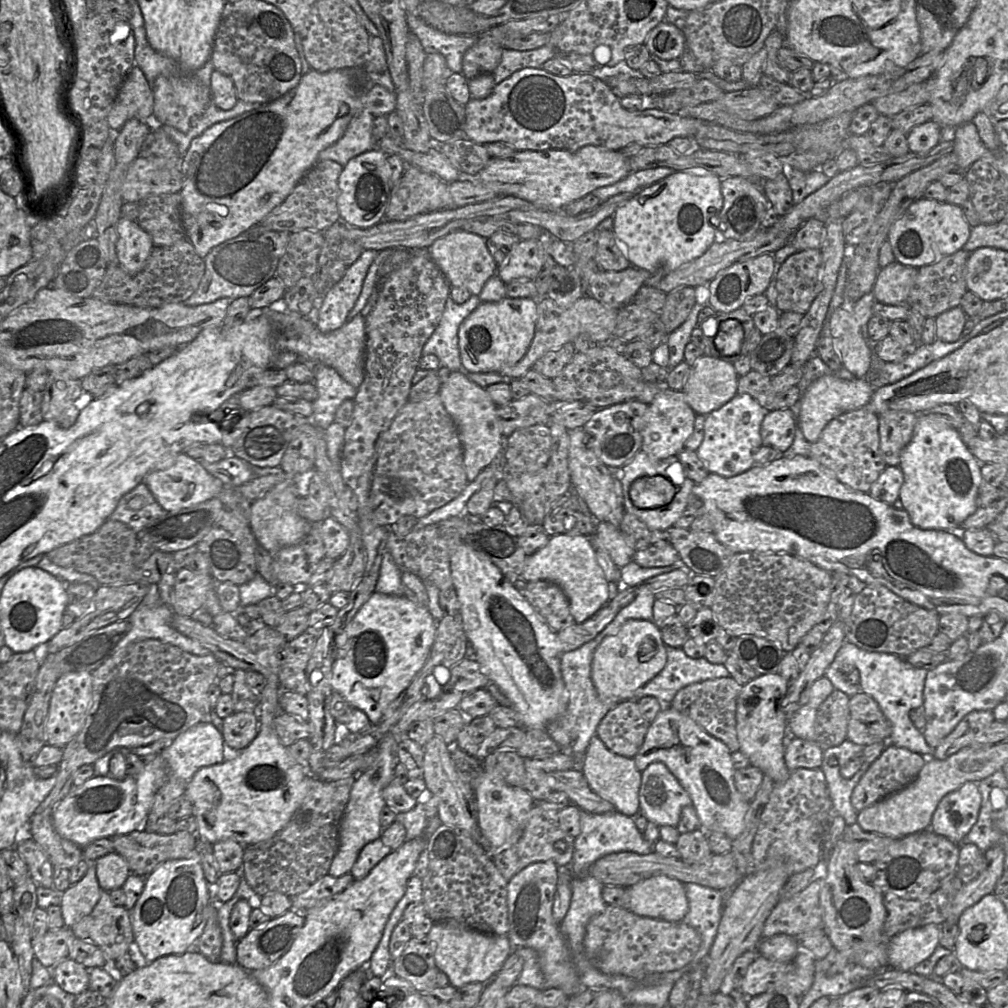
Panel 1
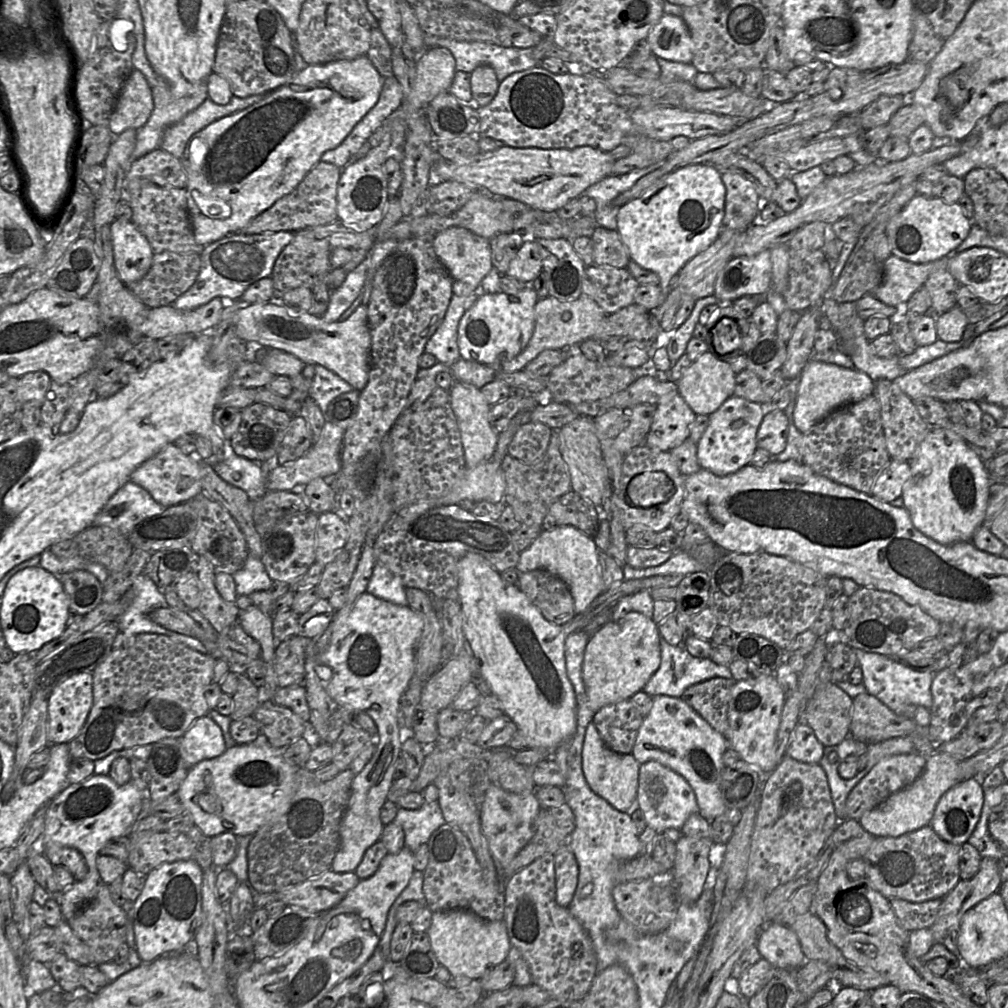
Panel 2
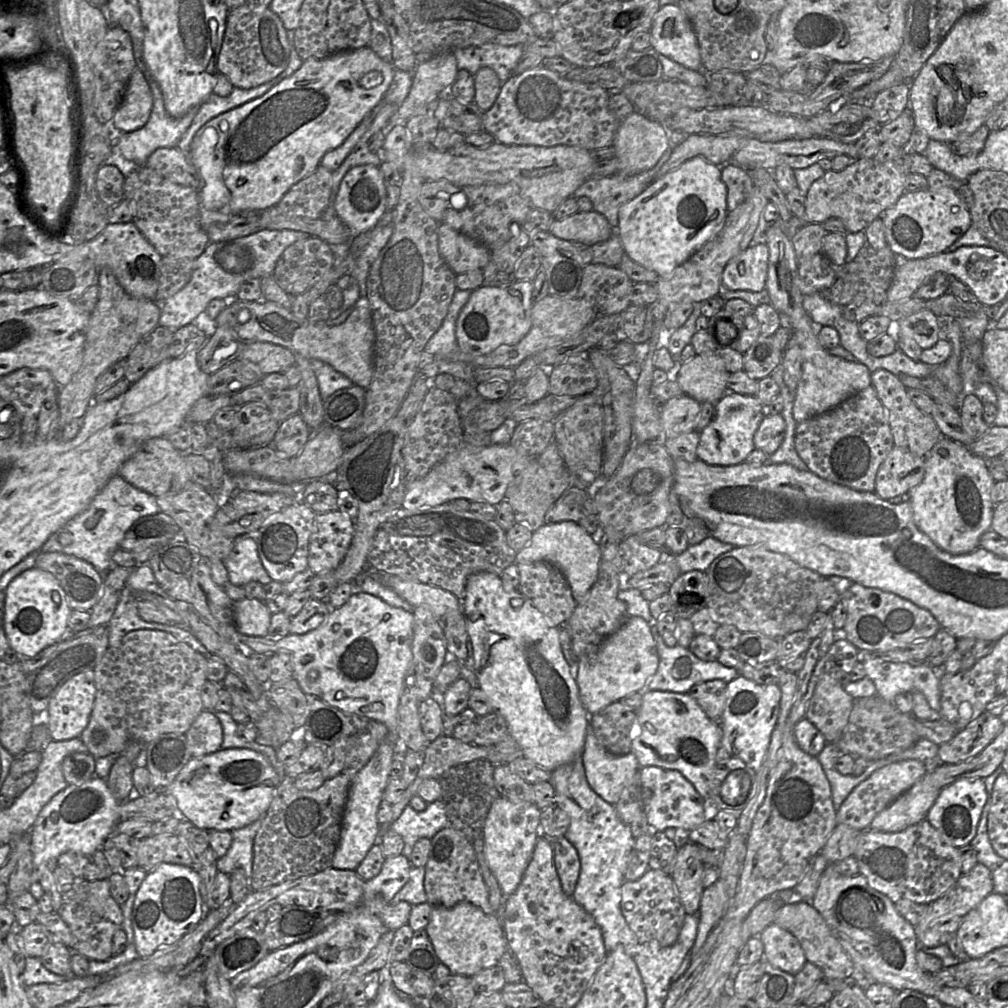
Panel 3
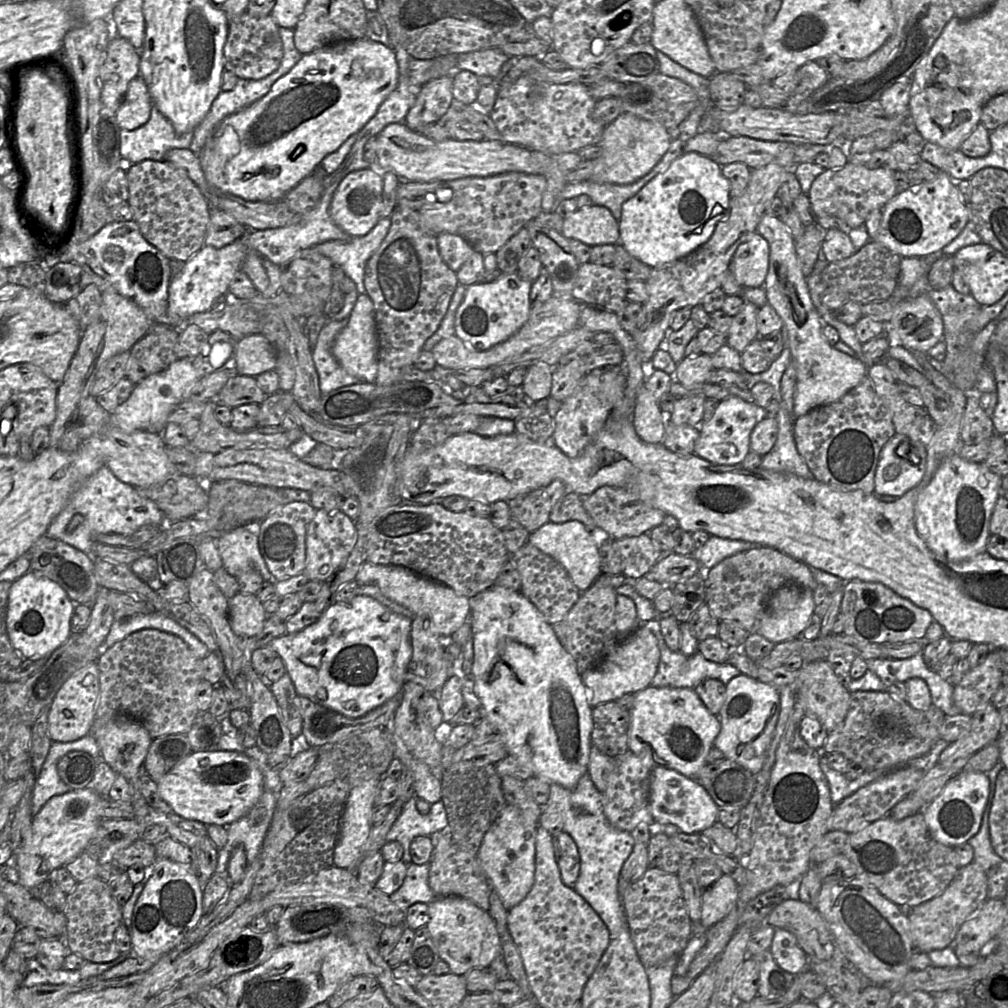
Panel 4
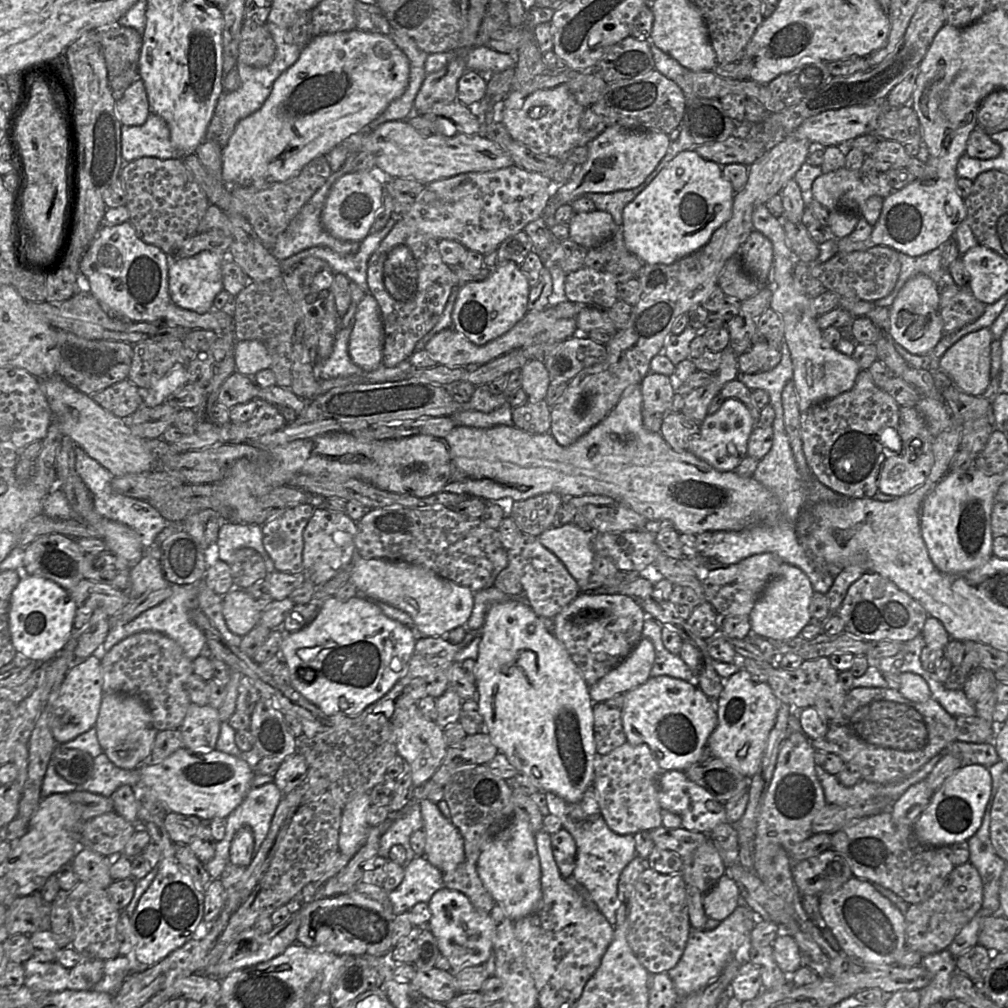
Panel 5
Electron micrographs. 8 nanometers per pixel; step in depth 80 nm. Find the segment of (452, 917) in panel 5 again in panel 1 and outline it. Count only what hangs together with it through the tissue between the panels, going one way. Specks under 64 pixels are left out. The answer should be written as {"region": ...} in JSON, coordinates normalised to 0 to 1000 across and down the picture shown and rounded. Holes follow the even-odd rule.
{"region":[[[452,914],[432,915],[424,930],[430,936],[433,958],[444,968],[451,980],[469,974],[485,974],[507,945],[504,929],[478,926]]]}

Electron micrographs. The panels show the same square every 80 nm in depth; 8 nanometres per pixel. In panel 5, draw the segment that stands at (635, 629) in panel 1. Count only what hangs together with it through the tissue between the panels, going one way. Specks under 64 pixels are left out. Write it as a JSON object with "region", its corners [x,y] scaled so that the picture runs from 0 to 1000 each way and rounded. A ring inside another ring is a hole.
{"region":[[[637,632],[623,652],[592,678],[584,682],[584,688],[589,697],[599,697],[612,688],[621,688],[623,686],[639,679],[645,673],[645,667],[650,656],[650,644],[647,637]]]}

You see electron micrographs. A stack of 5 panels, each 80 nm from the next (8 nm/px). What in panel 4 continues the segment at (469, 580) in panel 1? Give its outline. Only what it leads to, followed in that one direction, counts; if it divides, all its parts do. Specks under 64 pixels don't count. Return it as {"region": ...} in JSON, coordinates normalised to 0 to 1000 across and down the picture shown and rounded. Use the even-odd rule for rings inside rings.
{"region":[[[667,548],[659,549],[641,572],[659,582],[666,582],[693,567],[698,568],[698,565],[695,565],[693,558],[686,551],[676,552]],[[489,580],[466,594],[467,633],[470,639],[469,674],[483,713],[501,737],[505,749],[528,765],[529,771],[568,783],[583,766],[587,703],[582,683],[568,652],[555,637],[548,620],[516,586]]]}

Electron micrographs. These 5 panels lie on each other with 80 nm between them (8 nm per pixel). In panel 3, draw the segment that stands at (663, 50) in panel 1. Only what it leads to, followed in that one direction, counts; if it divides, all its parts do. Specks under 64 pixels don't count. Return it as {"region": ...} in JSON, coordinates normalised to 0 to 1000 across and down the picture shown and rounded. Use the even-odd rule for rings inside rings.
{"region":[[[671,4],[656,6],[647,20],[645,46],[664,59],[694,72],[704,72],[696,64],[691,38],[685,21]]]}

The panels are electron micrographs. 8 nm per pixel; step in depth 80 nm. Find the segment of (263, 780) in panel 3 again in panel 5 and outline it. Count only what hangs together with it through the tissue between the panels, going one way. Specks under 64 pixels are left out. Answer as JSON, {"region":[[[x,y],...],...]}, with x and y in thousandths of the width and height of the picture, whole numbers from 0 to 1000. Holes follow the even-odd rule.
{"region":[[[183,741],[157,757],[145,756],[137,762],[140,778],[149,783],[168,805],[195,810],[200,814],[208,814],[214,811],[225,812],[251,781],[252,766],[247,758],[232,749],[215,743],[196,746]]]}

